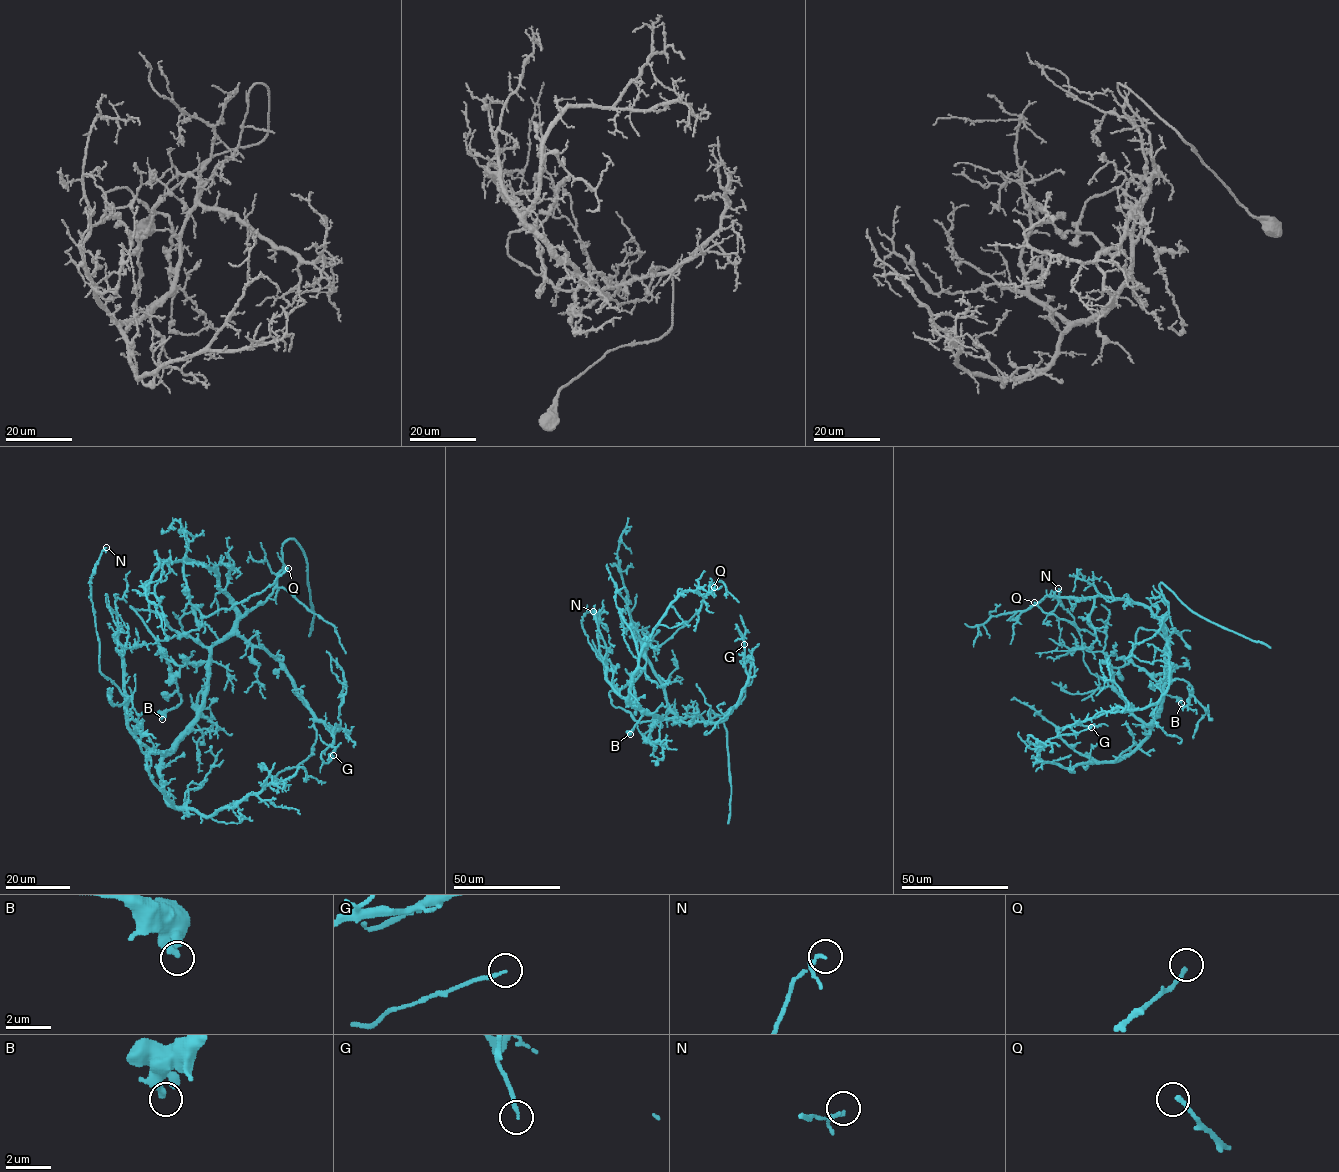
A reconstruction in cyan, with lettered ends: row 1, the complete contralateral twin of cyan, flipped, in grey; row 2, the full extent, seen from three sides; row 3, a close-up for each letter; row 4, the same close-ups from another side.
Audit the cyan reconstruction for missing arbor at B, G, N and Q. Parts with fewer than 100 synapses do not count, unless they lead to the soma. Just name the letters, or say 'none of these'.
none of these

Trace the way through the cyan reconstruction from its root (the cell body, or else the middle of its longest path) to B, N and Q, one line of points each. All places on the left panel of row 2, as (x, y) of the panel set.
B: (209, 672), (207, 648), (176, 633), (162, 614), (130, 606), (165, 652), (169, 675), (181, 697), (162, 719)
N: (209, 672), (193, 726), (168, 751), (150, 750), (128, 727), (126, 698), (100, 671), (89, 581), (106, 547)
Q: (209, 672), (236, 609), (209, 566), (184, 559), (203, 616), (288, 568)

